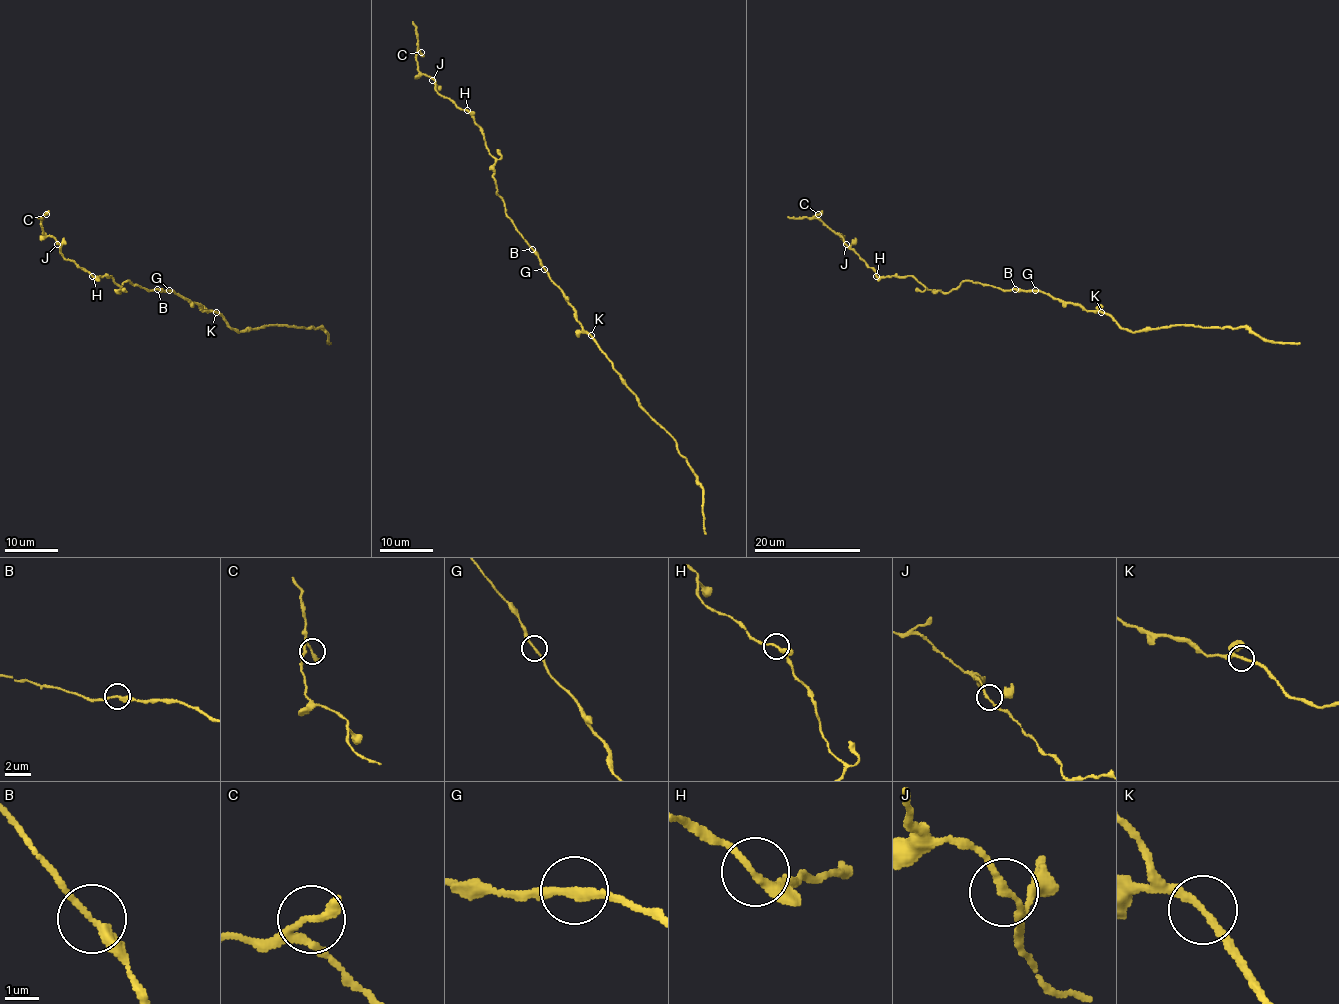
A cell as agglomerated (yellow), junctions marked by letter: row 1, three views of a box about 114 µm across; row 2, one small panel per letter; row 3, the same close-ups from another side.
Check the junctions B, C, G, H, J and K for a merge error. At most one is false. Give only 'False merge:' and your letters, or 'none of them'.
False merge: K

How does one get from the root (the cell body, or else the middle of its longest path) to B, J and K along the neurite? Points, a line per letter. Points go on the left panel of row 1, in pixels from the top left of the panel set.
B: (169, 291), (157, 289)
J: (169, 291), (148, 290), (125, 281), (119, 293), (120, 287), (109, 276), (91, 276), (65, 260), (57, 244)
K: (169, 291), (195, 302), (203, 310), (216, 311)

